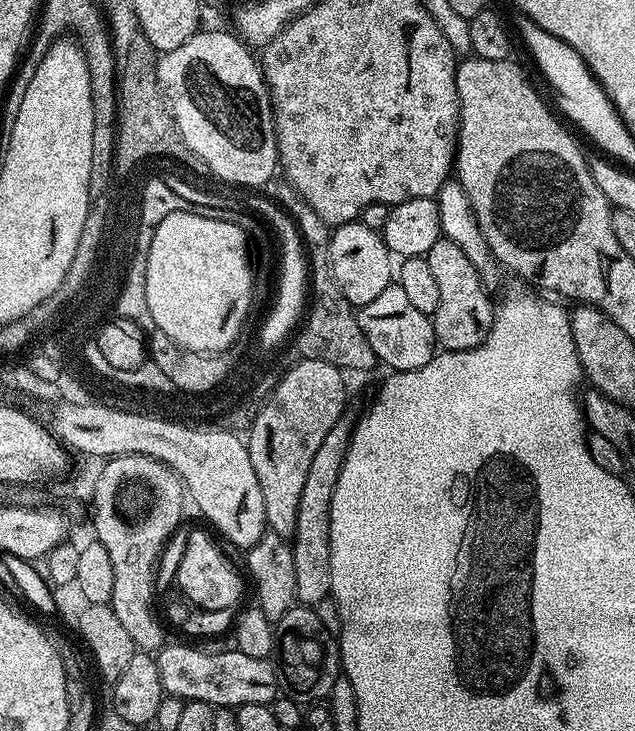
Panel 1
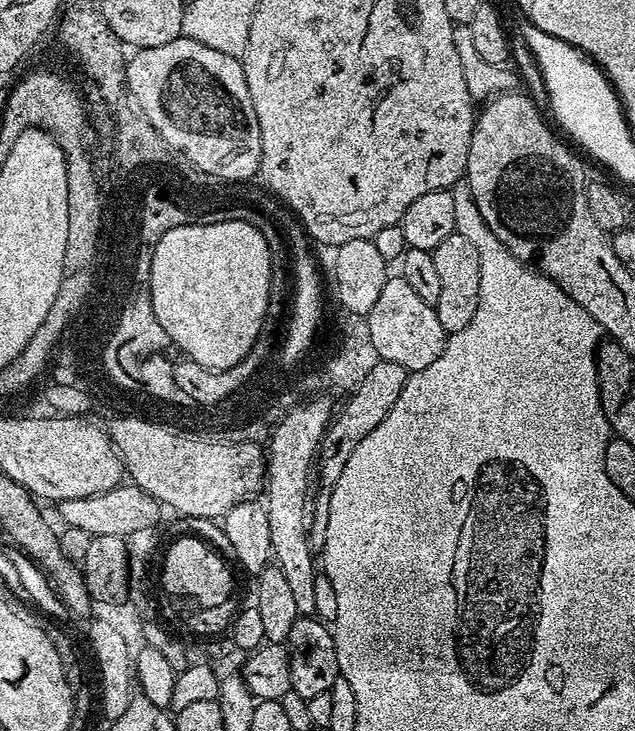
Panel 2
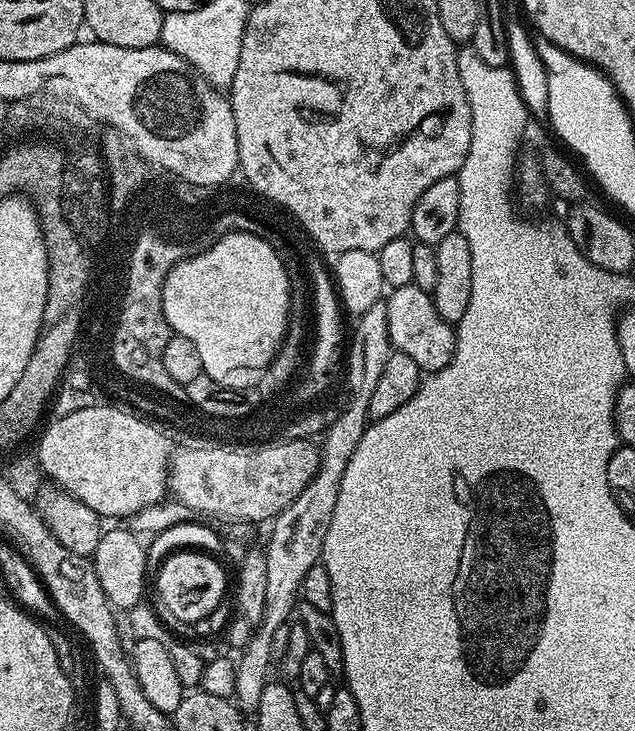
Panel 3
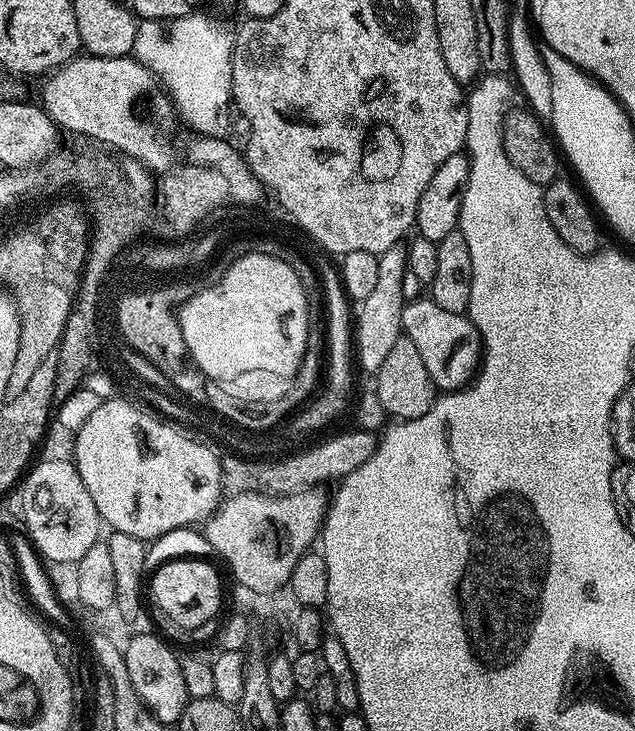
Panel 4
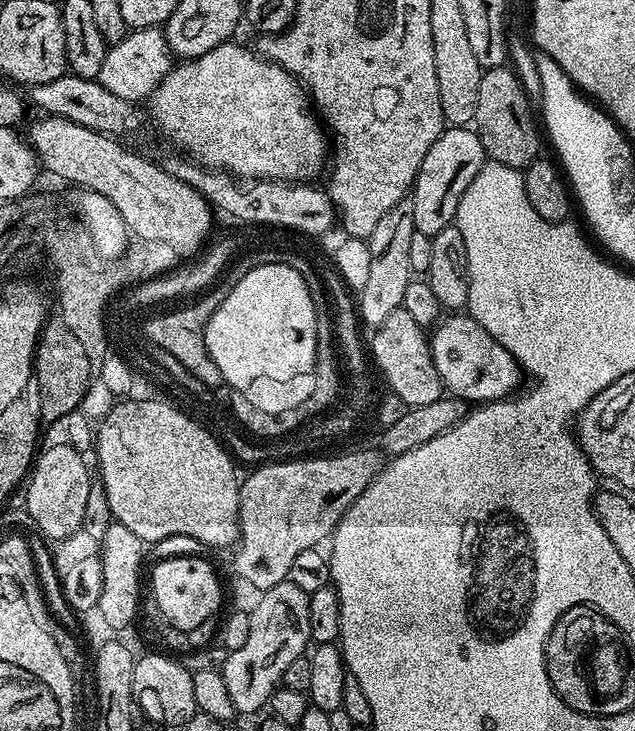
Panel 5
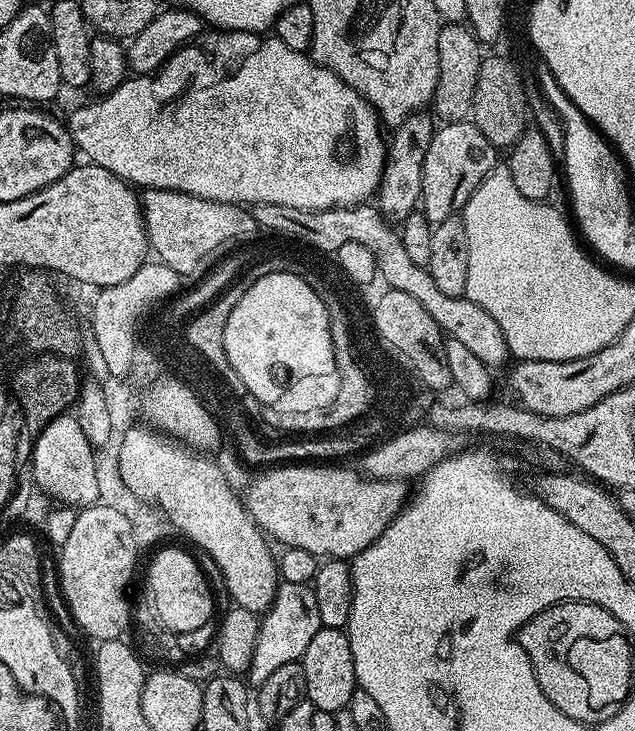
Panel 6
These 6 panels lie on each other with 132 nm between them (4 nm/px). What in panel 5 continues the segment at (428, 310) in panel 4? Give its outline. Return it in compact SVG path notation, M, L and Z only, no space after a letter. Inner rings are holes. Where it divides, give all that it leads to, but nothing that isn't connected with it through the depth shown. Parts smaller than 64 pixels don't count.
M445 315L431 329L428 346L430 354L434 358L434 370L438 370L438 378L444 383L445 389L457 400L465 402L471 402L471 400L476 400L472 402L506 400L521 387L522 369L520 364L510 354L510 350L506 350L506 346L502 346L489 332L482 330L479 322L470 315Z

